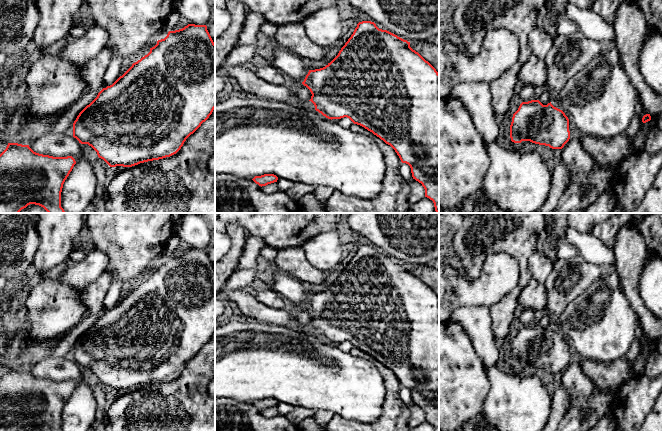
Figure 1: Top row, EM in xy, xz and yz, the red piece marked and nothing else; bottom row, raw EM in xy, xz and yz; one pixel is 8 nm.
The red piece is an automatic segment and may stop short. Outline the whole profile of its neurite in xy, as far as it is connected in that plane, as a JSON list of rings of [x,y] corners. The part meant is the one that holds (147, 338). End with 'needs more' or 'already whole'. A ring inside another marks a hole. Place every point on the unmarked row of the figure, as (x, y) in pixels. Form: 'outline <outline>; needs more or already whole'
outline [[[188,248],[182,253],[169,255],[164,263],[150,272],[150,276],[120,300],[112,309],[103,312],[97,321],[87,329],[73,347],[73,361],[81,368],[88,368],[110,391],[132,391],[140,387],[159,384],[176,378],[186,363],[205,346],[215,333],[215,267],[213,266],[206,249]]]; already whole

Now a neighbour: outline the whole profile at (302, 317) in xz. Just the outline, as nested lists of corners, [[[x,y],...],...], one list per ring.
[[[301,308],[297,313],[295,313],[295,325],[309,325],[311,323],[311,316],[310,314]]]

